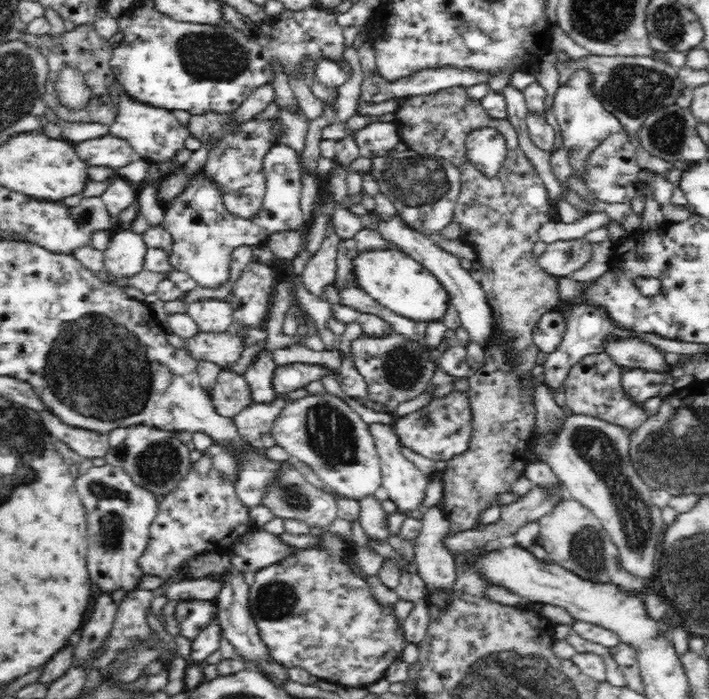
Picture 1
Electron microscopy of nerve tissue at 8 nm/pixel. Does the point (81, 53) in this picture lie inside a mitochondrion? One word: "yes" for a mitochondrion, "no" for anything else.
no

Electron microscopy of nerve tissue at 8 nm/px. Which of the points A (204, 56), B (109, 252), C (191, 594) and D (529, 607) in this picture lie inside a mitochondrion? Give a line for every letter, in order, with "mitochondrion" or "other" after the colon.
A: mitochondrion
B: other
C: other
D: other

